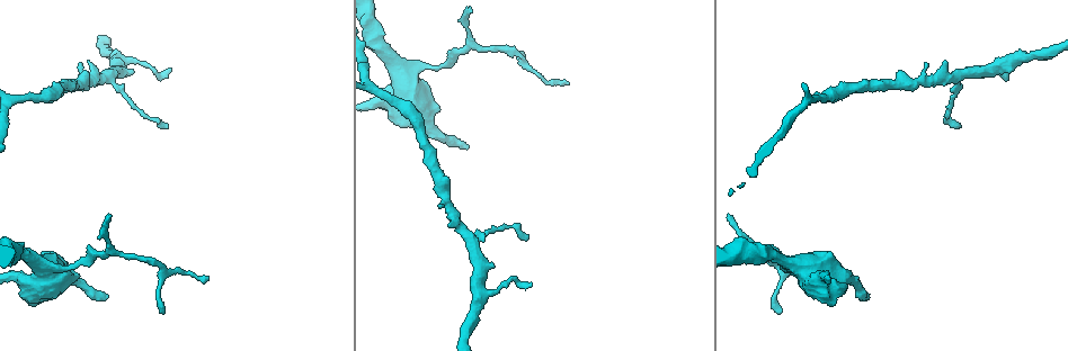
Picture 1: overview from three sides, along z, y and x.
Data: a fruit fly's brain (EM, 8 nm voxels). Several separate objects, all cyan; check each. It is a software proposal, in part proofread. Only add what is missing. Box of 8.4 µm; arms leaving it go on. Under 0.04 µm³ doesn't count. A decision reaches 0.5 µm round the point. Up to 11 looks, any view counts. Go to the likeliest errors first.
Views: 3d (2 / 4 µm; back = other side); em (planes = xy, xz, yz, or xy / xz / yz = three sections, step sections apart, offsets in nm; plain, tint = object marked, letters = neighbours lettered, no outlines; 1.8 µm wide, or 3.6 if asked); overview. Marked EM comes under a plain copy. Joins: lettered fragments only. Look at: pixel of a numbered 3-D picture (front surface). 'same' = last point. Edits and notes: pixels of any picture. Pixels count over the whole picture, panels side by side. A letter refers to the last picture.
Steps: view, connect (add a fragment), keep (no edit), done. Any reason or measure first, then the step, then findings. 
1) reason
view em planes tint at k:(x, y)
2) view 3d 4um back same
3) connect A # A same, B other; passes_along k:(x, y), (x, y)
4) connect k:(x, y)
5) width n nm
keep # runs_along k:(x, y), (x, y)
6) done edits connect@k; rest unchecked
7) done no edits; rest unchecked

branch stops here
view 3d 2um at 1:(82, 64)

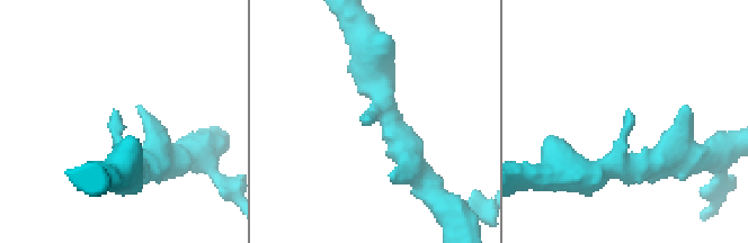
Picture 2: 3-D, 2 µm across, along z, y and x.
view em xy step 8 letters at 2:(374, 119)

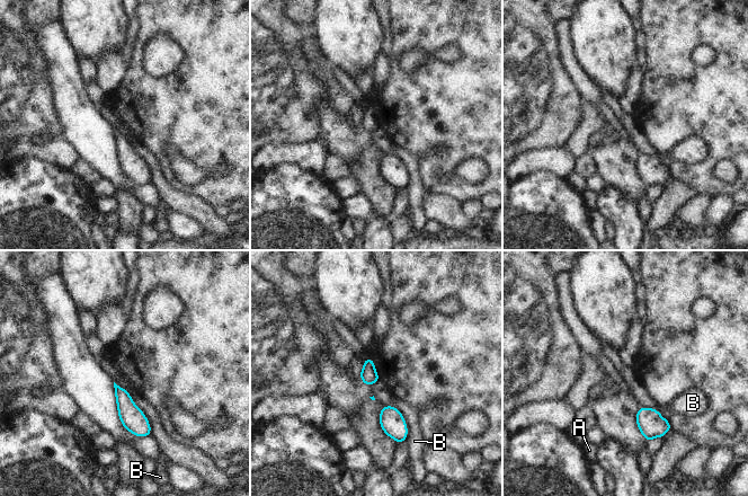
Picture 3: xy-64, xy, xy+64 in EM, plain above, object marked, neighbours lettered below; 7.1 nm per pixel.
view em planes letters same

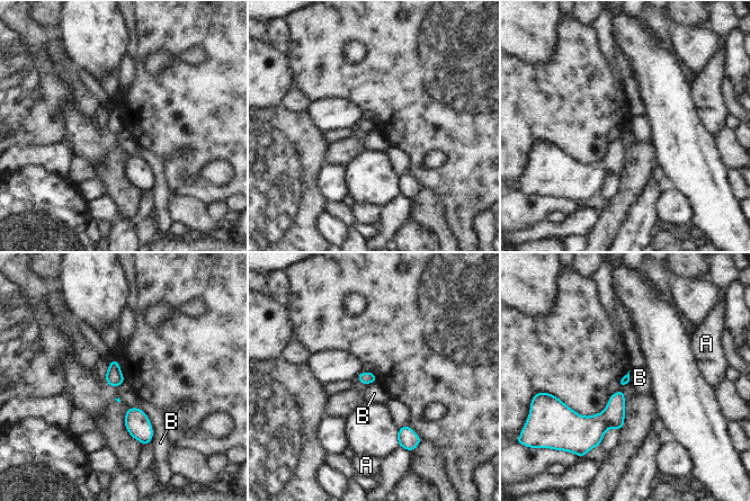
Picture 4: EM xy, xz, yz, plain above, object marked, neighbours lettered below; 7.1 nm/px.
keep # A other, B other; border 4:(137, 406), (151, 426), (151, 441); none of them fits

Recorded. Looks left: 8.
view em yz step 16 letters at 1:(780, 314)

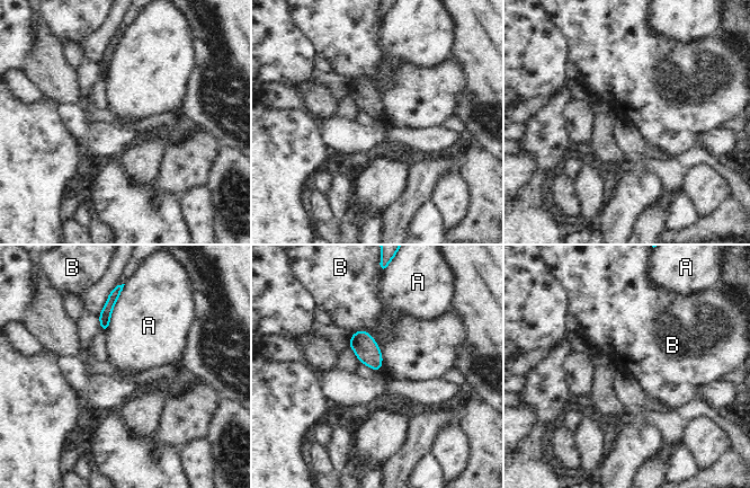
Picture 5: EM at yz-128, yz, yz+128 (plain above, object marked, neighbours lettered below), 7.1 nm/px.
view em planes letters same

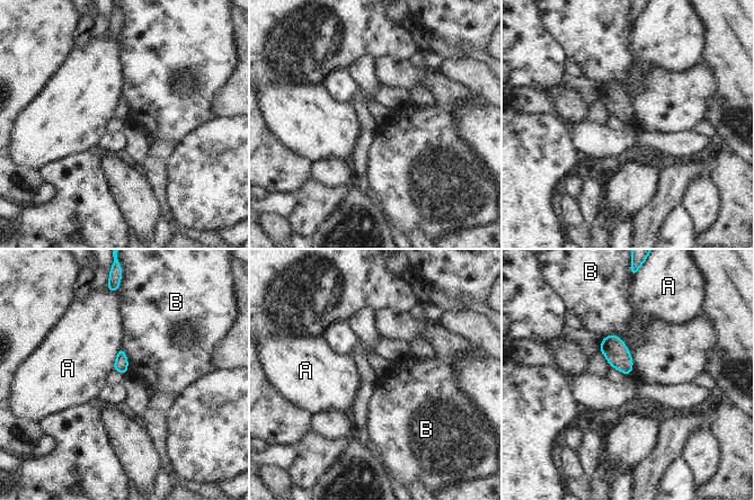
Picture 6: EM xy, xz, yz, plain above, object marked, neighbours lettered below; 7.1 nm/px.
width 100 nm
keep # A other, B other; border 6:(608, 333), (624, 344), (632, 371); none of them fits

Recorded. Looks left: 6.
tapers out
view em planes tint at 1:(957, 126)

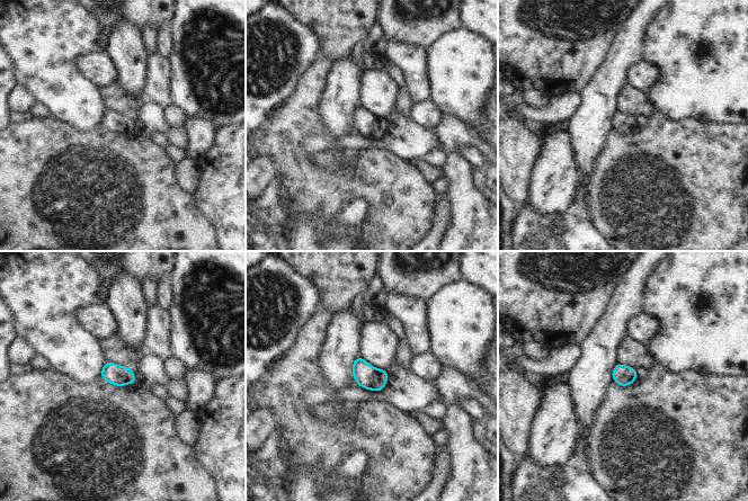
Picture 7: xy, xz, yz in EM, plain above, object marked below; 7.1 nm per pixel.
view em planes letters same

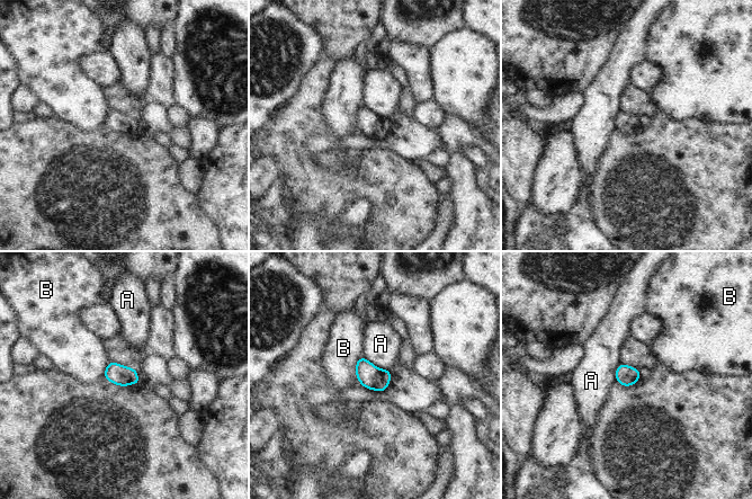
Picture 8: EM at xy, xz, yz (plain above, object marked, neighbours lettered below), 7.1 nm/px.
keep # A other, B other; border 8:(361, 355), (379, 368), (388, 370); no lettered fragment goes on from it

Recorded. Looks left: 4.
branch stops here
view em planes letters at 1:(530, 285)

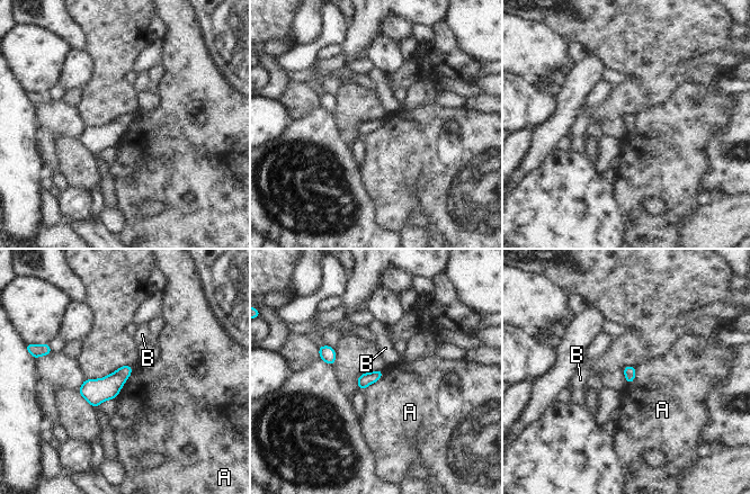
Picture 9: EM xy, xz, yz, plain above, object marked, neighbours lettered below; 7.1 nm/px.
keep # A other, B other; border 9:(133, 366), (131, 375), (115, 398); none of them fits

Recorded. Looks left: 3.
done no edits; rest unchecked

